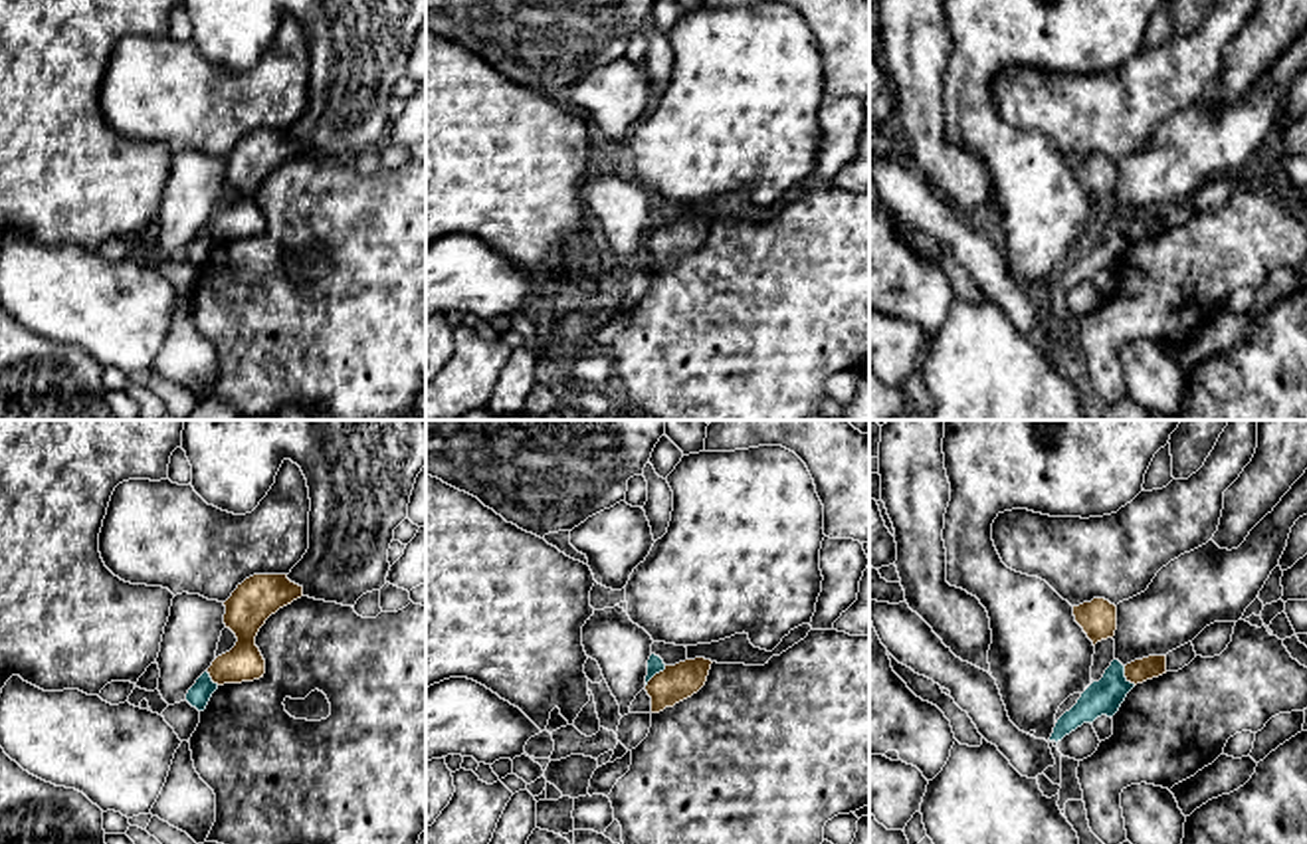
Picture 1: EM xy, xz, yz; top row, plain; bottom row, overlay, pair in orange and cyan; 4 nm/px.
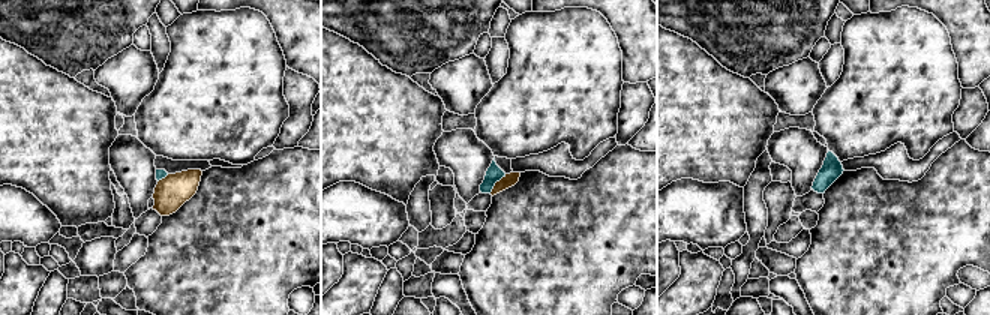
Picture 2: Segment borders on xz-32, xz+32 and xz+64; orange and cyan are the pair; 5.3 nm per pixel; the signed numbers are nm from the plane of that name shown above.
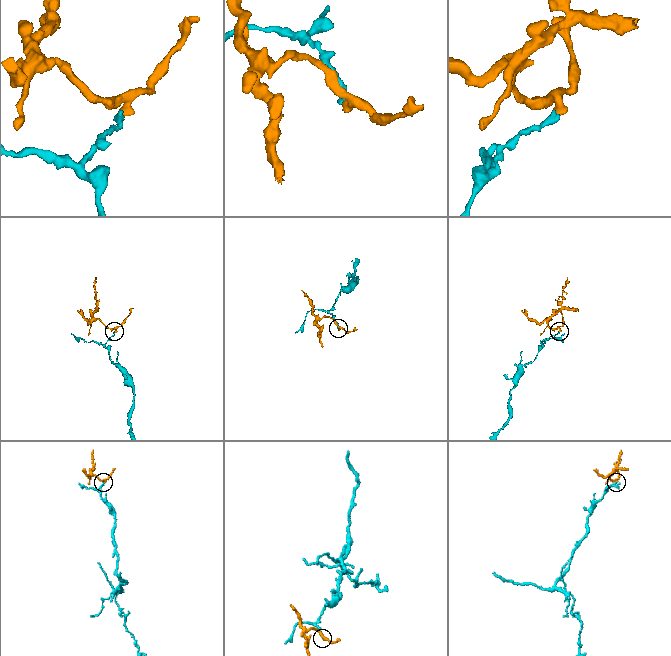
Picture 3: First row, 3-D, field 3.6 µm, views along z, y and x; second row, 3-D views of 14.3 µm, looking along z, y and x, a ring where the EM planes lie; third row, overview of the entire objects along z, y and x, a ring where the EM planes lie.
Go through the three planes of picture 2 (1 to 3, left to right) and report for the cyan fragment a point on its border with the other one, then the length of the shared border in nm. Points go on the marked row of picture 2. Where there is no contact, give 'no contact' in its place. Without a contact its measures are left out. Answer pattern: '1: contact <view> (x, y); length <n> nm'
1: contact xz-32 (162, 179); length 80 nm
2: contact xz+32 (495, 183); length 140 nm
3: no contact

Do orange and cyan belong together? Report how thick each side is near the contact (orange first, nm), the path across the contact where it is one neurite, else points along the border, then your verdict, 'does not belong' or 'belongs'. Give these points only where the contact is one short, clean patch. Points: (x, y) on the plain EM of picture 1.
150 nm thick on the orange side, 70 nm on the other; border along xz (666, 222), (646, 242); does not belong

